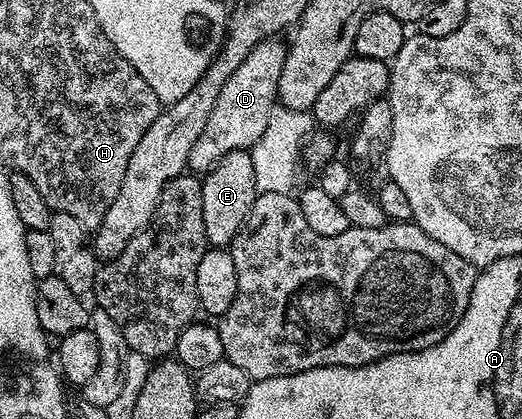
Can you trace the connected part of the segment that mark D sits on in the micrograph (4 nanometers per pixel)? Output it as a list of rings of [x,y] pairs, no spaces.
[[[271,38],[260,42],[236,66],[236,74],[220,86],[220,94],[212,106],[212,114],[208,114],[208,122],[204,122],[204,134],[196,138],[190,151],[189,171],[194,174],[205,174],[216,167],[224,154],[236,150],[250,150],[261,142],[261,136],[267,129],[269,115],[278,100],[278,79],[280,70],[284,70],[284,58],[287,45],[281,39]]]

